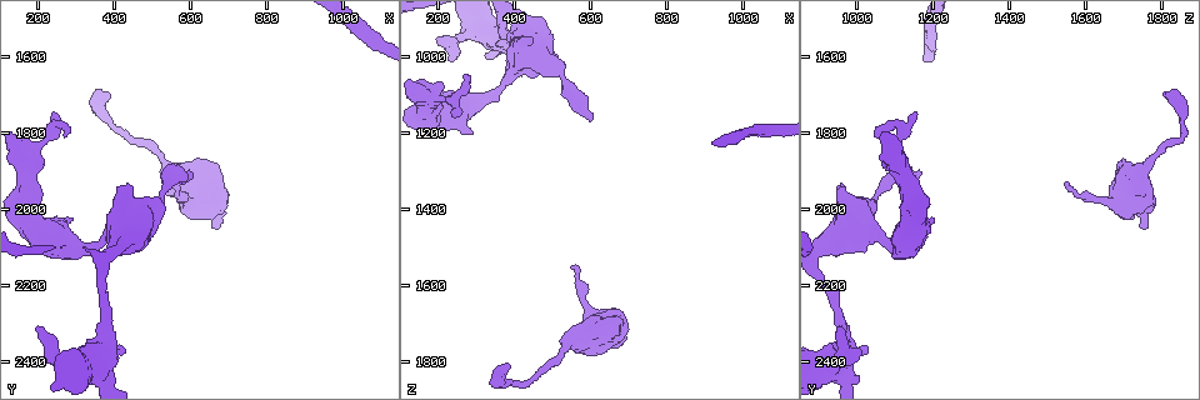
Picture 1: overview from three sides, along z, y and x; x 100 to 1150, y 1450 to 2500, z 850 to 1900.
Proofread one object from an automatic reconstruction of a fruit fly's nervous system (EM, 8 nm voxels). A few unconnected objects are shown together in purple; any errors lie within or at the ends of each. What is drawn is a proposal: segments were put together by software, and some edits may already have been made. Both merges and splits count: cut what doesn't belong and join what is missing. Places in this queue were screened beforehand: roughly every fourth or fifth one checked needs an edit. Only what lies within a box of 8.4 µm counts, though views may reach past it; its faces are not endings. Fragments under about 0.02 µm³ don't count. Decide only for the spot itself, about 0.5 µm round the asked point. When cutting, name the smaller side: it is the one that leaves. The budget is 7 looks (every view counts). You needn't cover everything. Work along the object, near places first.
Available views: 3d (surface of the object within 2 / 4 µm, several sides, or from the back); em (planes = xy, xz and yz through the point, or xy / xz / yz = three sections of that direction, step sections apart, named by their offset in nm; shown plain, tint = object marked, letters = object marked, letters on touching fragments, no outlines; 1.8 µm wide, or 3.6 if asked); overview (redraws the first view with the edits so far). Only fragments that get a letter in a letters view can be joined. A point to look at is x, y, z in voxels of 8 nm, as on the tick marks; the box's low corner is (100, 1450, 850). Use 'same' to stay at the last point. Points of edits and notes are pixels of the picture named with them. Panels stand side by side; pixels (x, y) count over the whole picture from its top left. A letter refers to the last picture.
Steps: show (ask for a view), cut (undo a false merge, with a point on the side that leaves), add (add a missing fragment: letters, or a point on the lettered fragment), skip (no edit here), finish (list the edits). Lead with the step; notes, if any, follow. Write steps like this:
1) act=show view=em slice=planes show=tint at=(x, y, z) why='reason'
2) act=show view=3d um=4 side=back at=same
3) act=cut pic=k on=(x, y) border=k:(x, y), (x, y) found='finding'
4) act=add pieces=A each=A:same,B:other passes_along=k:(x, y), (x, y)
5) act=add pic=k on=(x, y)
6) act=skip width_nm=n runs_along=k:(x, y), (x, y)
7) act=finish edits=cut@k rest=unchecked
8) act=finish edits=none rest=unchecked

act=show view=em slice=planes show=letters at=(380, 1695, 1805) why='end of a long branch'

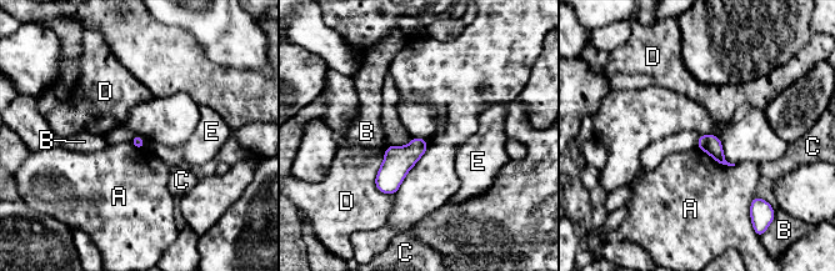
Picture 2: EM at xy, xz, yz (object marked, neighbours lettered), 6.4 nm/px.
act=skip each=A:other,B:other,C:other,D:other,E:other border=2:(698, 146), (719, 162), (735, 165) found='none of them fits'

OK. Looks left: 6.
act=show view=3d um=2 at=(530, 1870, 1775) why='calibre changes'

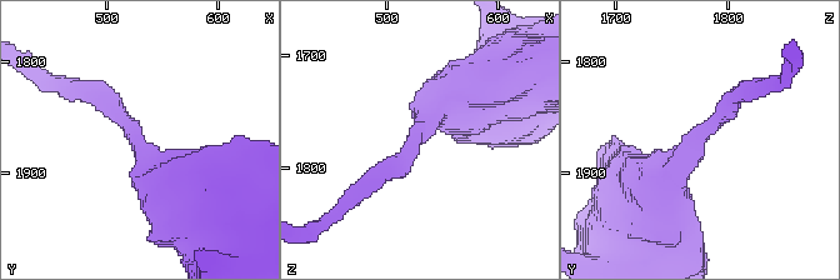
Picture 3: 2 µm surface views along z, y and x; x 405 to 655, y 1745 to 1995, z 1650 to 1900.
act=show view=em slice=planes show=letters at=(528, 1874, 1770)

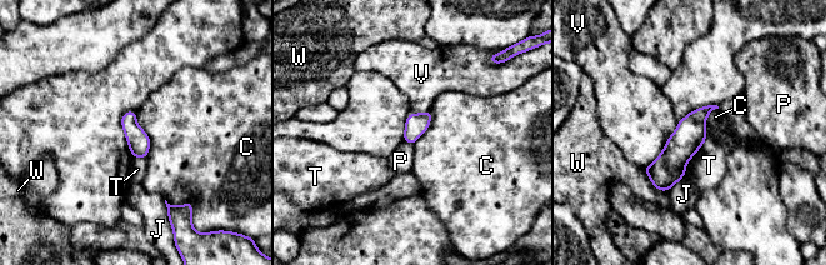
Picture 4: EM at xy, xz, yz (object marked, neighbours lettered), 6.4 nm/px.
act=skip each=C:other,J:other,P:other,T:other,V:other,W:other border=4:(135, 111), (149, 139), (146, 158) found='all the same neuron'

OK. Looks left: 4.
act=show view=3d um=2 at=(550, 1935, 1555) why='thin end'

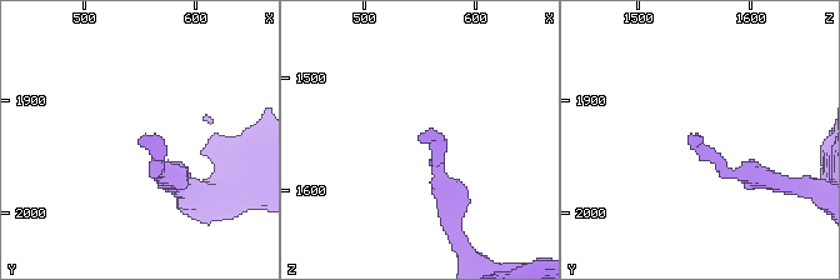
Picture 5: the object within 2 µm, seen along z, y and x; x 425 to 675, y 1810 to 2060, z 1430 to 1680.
act=show view=em um=3.6 slice=xz step=8 show=tint at=(546, 1936, 1554)

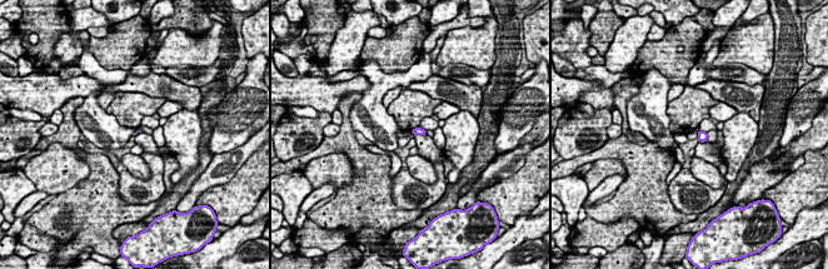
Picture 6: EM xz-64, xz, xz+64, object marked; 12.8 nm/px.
act=show view=em um=3.6 slice=planes show=letters at=same why='cut it another way'

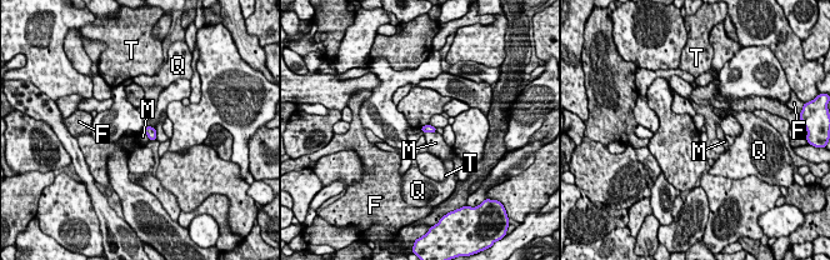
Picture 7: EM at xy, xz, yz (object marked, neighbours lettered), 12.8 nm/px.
act=skip each=F:other,M:other,Q:other,T:other found='no lettered fragment goes on from it'

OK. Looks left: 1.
act=finish edits=none rest=unchecked

